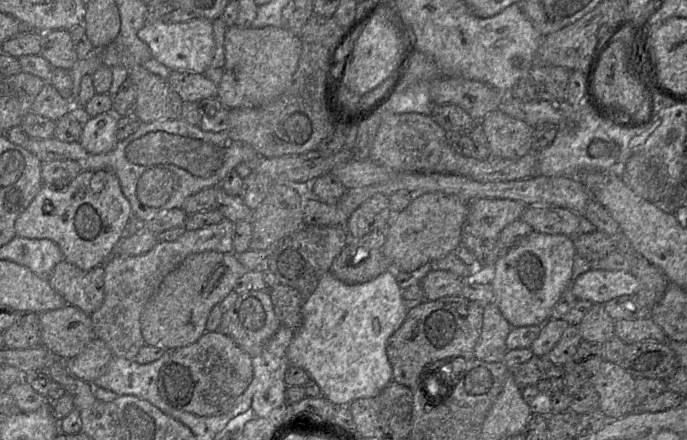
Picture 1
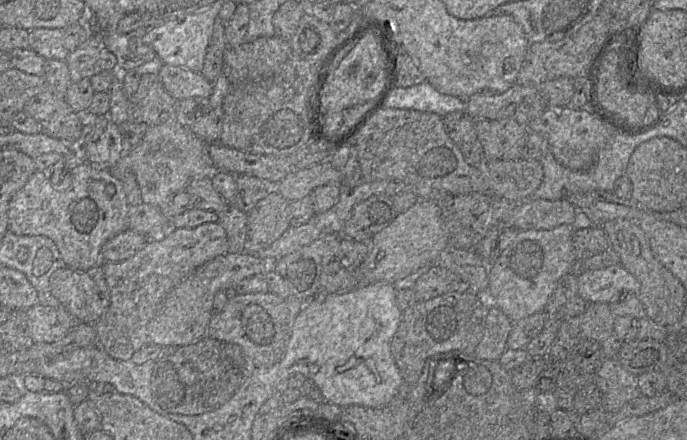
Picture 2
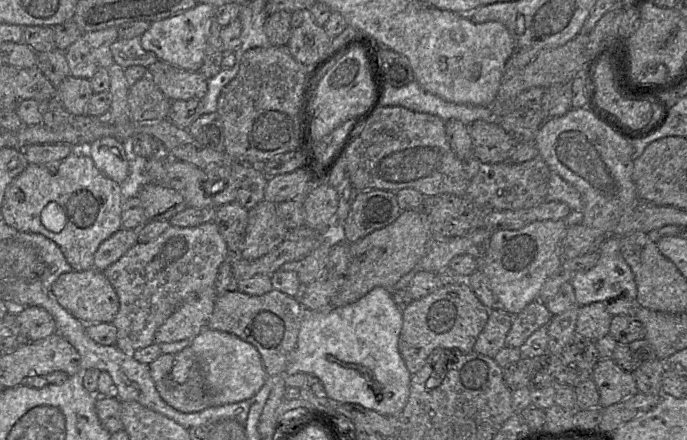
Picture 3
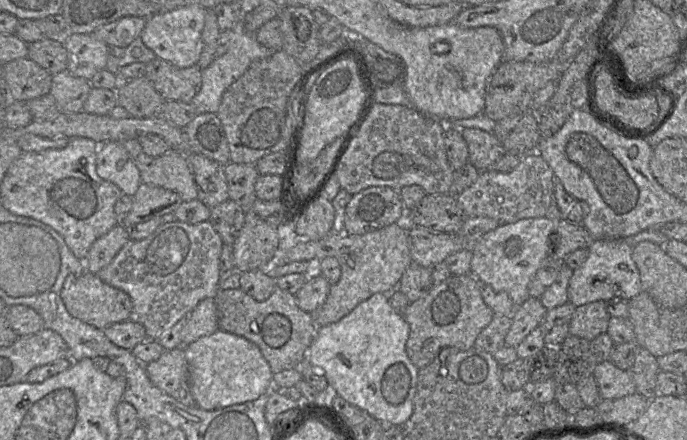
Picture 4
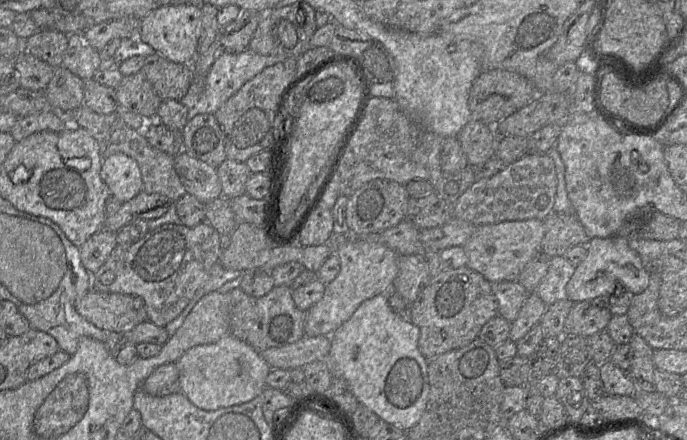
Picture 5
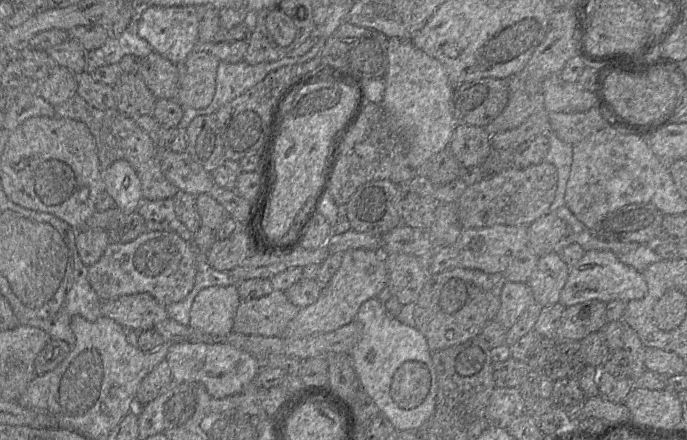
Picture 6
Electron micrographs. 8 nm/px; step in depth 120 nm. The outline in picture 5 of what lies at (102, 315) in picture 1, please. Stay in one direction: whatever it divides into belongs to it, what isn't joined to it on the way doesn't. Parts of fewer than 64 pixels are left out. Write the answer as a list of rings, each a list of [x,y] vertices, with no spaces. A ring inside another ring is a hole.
[[[203,221],[194,227],[183,224],[164,224],[149,231],[144,237],[129,245],[117,245],[105,263],[92,274],[92,288],[105,293],[136,295],[145,302],[148,321],[165,327],[188,305],[210,276],[210,269],[219,262],[221,234]]]

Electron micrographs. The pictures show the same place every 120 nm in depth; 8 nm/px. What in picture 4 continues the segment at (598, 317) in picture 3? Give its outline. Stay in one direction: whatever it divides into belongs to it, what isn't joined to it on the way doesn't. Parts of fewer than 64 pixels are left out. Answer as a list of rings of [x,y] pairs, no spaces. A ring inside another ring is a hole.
[[[594,301],[576,307],[569,325],[569,334],[592,341],[599,335],[606,333],[611,316],[607,311],[608,301]]]

